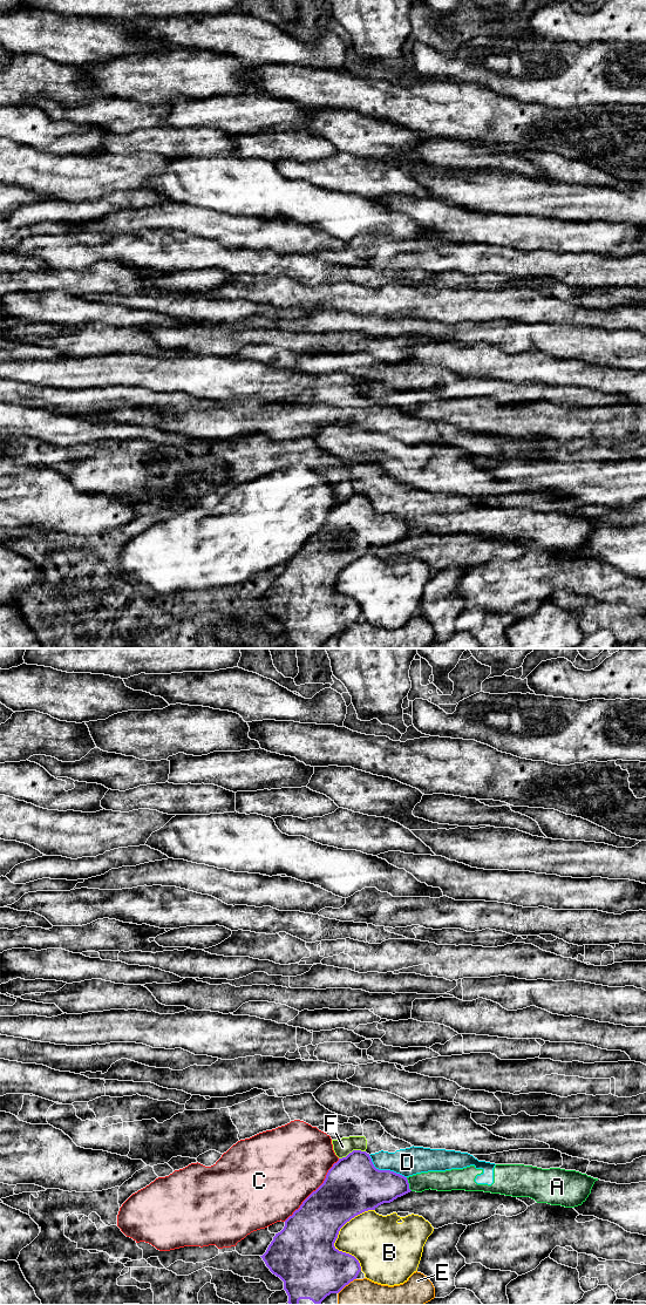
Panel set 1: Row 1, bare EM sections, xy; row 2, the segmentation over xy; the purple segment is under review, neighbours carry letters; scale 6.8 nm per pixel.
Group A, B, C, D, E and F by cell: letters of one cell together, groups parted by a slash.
A D F / B / C / E

